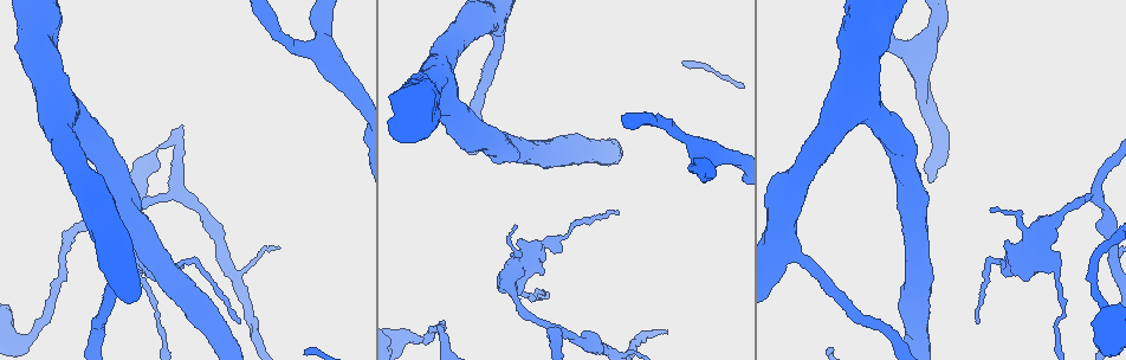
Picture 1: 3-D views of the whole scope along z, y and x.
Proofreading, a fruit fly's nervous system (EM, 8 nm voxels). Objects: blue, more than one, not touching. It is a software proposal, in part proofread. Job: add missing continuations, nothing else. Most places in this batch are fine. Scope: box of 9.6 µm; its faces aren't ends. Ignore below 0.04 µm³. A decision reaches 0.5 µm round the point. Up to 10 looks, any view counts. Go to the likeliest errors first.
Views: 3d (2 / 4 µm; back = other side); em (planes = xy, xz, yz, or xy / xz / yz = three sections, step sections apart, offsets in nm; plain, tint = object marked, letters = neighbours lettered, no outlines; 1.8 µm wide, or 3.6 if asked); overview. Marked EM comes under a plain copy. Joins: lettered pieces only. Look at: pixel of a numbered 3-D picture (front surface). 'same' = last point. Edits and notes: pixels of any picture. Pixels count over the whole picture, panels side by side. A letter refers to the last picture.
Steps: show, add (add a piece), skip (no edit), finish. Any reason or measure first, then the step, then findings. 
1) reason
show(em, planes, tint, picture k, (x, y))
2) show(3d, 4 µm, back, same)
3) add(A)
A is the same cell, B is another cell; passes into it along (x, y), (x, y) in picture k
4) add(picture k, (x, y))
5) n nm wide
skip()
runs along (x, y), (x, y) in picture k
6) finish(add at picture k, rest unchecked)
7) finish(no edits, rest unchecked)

branch stops here
show(em, yz, step 8, tint, picture 1, (1059, 251))

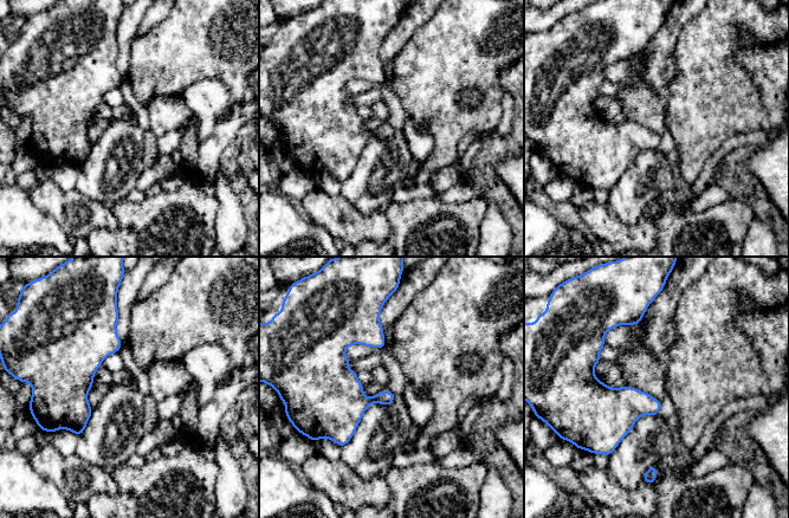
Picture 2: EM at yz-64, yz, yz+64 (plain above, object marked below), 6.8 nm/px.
another direction
show(em, planes, letters, same)

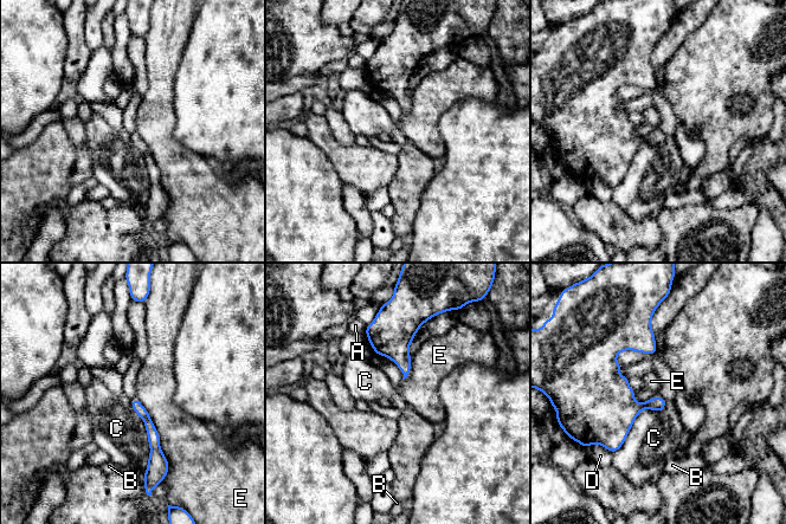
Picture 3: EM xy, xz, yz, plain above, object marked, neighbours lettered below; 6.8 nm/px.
skip()
A, B, C, D and E are other cells; none of them fits

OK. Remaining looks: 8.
thick turns thin
show(3d, 4 µm, picture 1, (1088, 200))

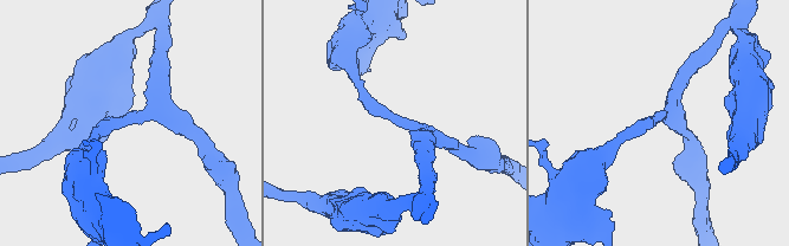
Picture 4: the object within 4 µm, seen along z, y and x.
3 arms; arms of 170, 220, 220 nm; now the EM
show(em, planes, letters, picture 4, (654, 118))

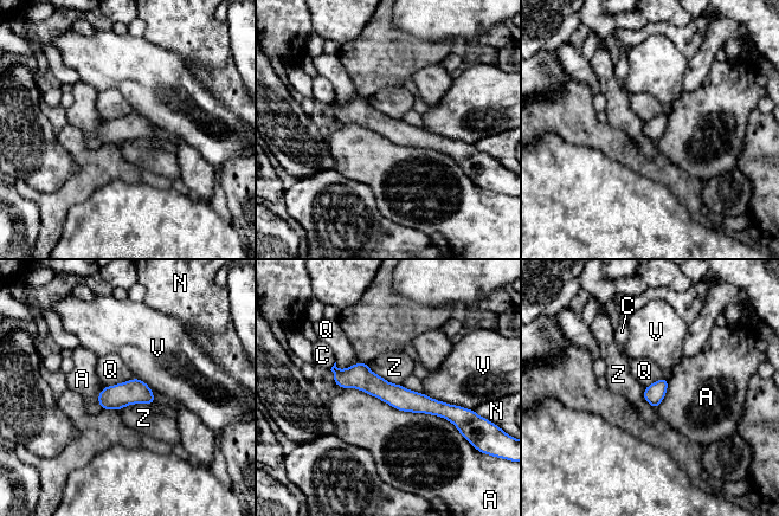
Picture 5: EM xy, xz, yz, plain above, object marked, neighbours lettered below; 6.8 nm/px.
skip()
A, C, N, Q, V and Z are other cells; border along (136, 378), (104, 387) in picture 5; no lettered piece goes on from it

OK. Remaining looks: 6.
show(em, 3.6 µm, planes, letters, picture 1, (727, 155))

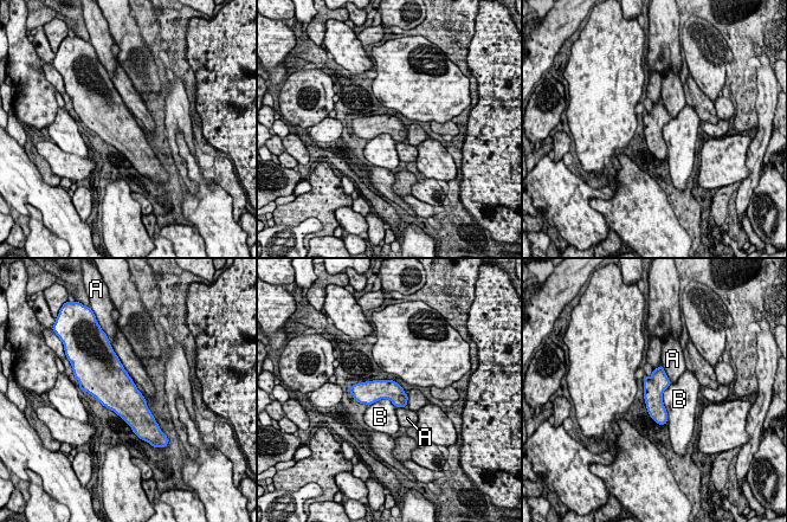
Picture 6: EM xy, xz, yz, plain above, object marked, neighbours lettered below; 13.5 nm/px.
skip()
A and B are other cells; border along (671, 384), (663, 393), (668, 421) in picture 6; no lettered piece goes on from it

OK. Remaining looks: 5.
tapers out
show(3d, 4 µm, picture 1, (977, 323))

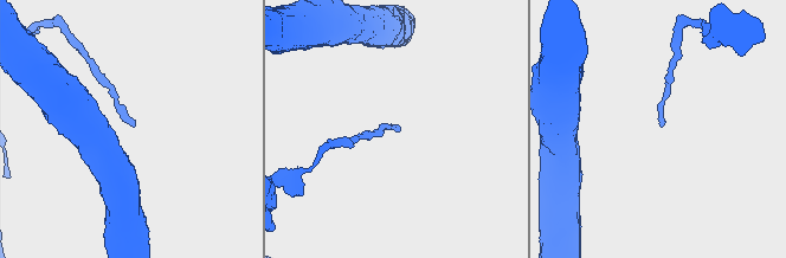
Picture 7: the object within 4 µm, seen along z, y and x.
show(em, yz, step 8, tint, picture 7, (133, 126))

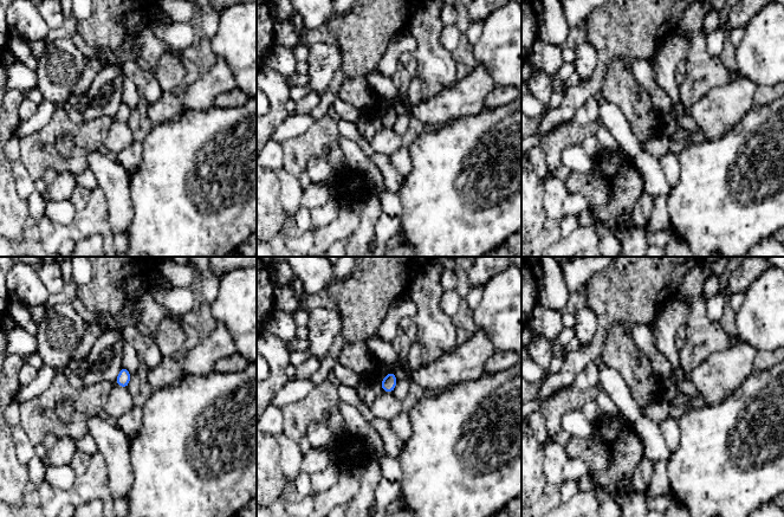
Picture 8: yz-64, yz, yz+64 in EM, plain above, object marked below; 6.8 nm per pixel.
show(em, yz, step 8, letters, same)

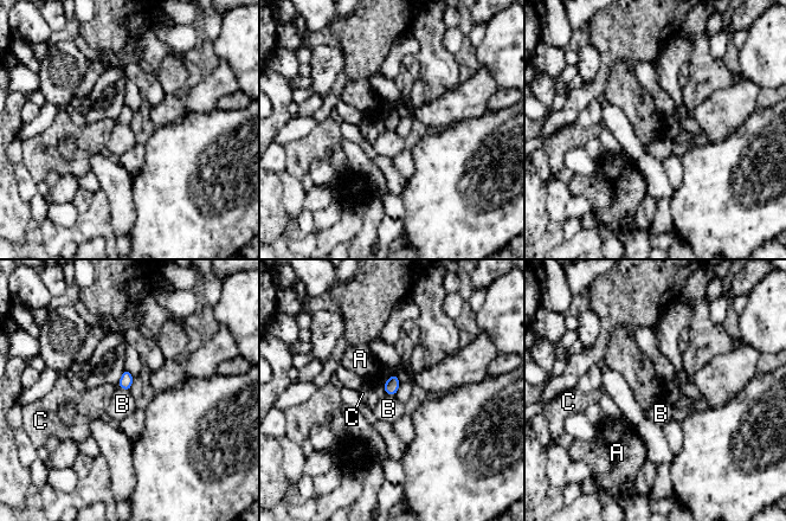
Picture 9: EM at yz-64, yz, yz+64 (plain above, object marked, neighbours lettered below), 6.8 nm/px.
90 nm wide
skip()
A, B and C are other cells; border along (117, 385), (129, 391) in picture 9; no lettered piece goes on from it

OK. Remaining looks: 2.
finish(no edits, rest unchecked)

